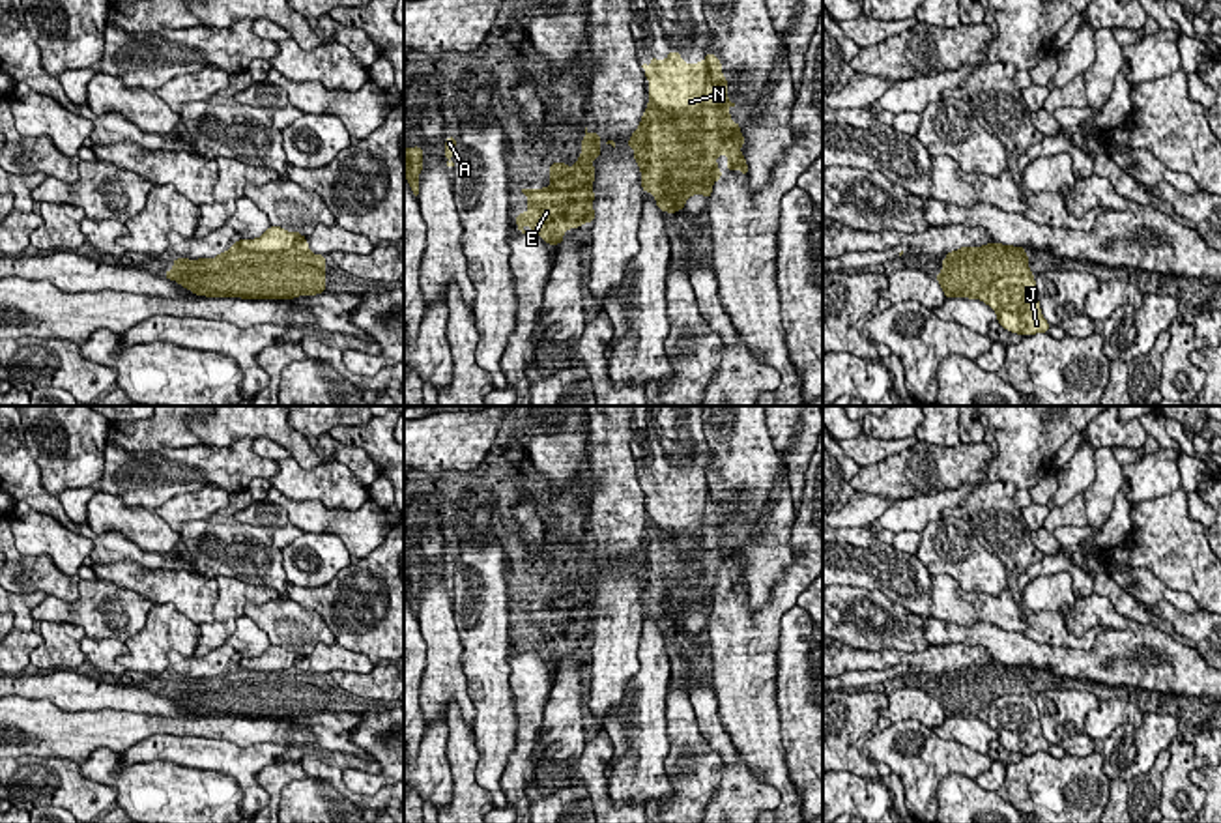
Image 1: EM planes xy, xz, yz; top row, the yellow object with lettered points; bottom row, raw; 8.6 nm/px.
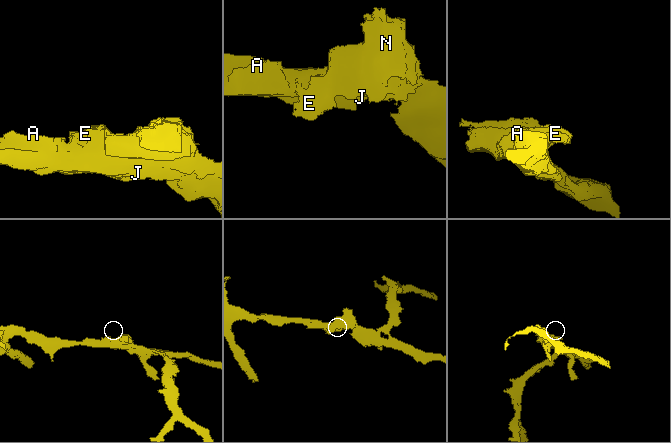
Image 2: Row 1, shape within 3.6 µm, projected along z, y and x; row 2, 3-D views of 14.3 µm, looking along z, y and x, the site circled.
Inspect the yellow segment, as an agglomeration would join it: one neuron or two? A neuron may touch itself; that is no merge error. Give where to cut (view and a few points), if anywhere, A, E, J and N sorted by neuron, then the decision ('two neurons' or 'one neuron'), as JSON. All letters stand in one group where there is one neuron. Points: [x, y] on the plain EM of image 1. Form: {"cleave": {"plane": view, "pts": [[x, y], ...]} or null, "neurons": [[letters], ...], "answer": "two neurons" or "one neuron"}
{"cleave": null, "neurons": [["A", "E", "J", "N"]], "answer": "one neuron"}

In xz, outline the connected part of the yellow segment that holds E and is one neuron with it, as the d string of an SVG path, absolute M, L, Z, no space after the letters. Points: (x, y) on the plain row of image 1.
M589 552L582 557L582 572L578 580L568 585L567 582L550 582L550 604L542 608L522 608L527 615L527 630L516 634L516 647L525 651L537 651L546 662L563 662L563 653L570 647L578 647L585 642L595 640L595 610L591 608L595 595L593 580L600 576L600 554Z

